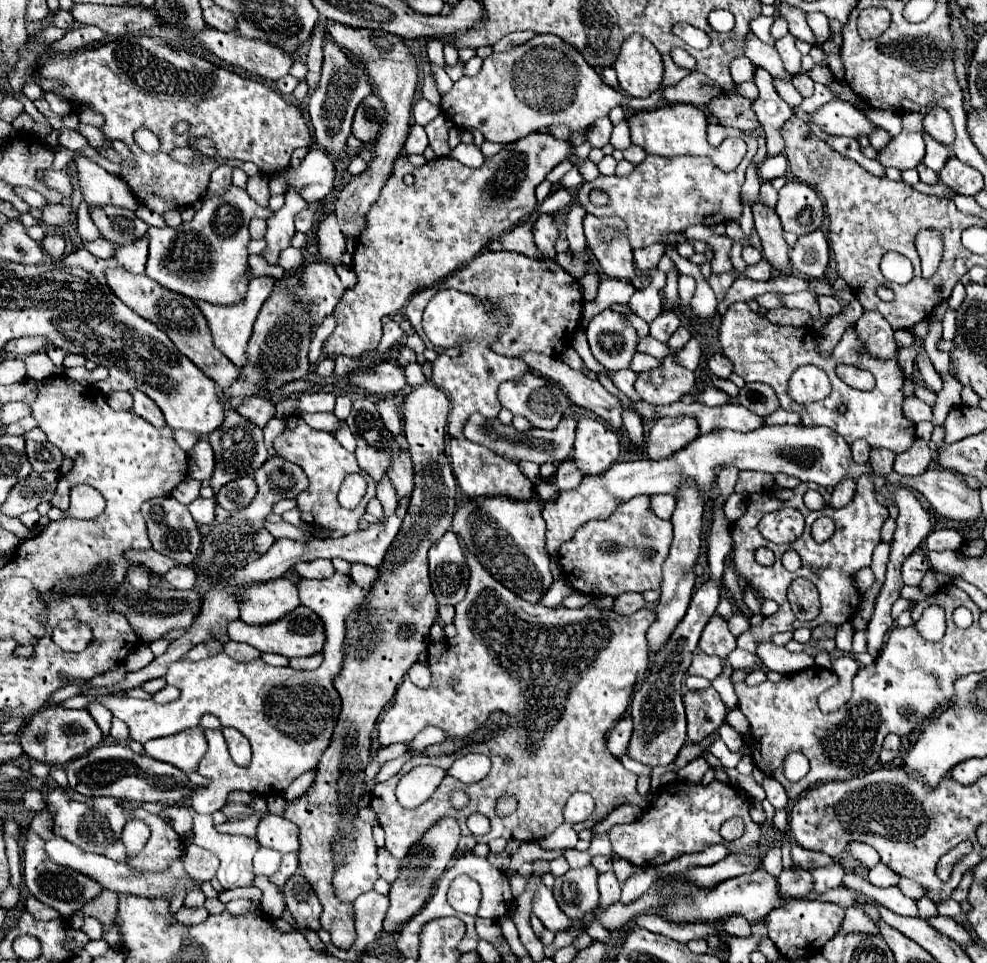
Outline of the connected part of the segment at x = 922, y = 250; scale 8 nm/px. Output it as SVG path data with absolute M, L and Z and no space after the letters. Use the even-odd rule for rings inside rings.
M920 229L916 235L916 251L922 259L922 275L928 279L942 261L942 235L934 229Z

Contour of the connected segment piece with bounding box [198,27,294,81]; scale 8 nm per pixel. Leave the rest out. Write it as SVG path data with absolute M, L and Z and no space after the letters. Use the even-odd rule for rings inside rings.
M206 27L202 33L198 33L198 39L222 61L238 65L268 81L278 81L284 77L294 63L290 53L282 53L282 49L274 49L274 45L266 45L264 41L238 37L234 31L222 33Z

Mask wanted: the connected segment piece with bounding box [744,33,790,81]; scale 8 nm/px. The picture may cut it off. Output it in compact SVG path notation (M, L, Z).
M754 33L746 35L746 47L744 47L744 55L758 67L764 67L774 79L790 79L790 75L784 71L782 67L782 59L778 55L778 51L774 49L774 45L766 45L762 43Z

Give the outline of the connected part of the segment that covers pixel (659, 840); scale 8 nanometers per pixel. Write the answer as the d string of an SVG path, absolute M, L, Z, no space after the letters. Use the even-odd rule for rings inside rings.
M714 779L708 787L678 781L666 791L660 791L660 797L654 797L640 821L628 825L614 825L610 829L612 851L636 867L660 867L670 859L676 859L684 853L698 853L708 845L726 845L728 849L746 849L746 845L756 845L762 837L760 825L750 817L751 802L742 791L728 783ZM730 817L742 817L746 823L746 833L738 841L724 841L720 837L720 825Z

